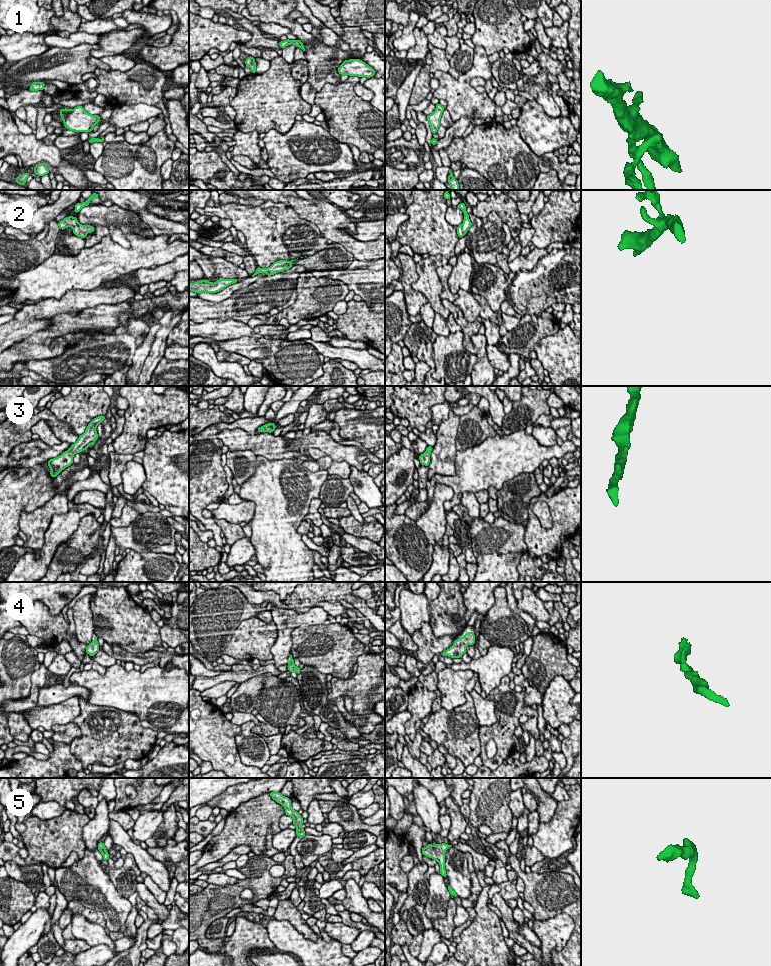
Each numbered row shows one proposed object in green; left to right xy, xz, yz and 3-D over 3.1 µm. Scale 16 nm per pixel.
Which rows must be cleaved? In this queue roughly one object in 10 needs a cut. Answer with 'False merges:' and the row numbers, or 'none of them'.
False merges: none of them

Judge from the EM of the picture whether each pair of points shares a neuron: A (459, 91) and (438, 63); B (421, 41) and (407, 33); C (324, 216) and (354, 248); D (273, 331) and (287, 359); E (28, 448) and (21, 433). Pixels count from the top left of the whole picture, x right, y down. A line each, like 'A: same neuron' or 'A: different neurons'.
A: different neurons
B: different neurons
C: same neuron
D: different neurons
E: different neurons

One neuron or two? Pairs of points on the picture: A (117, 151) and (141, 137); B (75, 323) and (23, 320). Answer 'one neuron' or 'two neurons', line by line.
A: two neurons
B: two neurons

